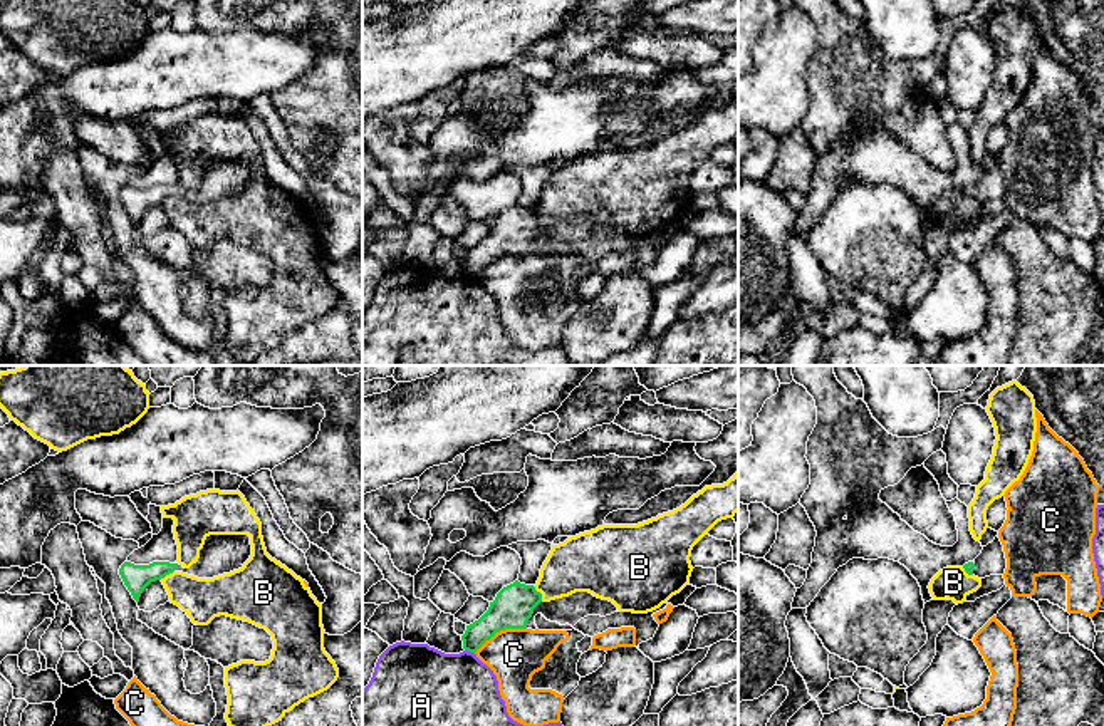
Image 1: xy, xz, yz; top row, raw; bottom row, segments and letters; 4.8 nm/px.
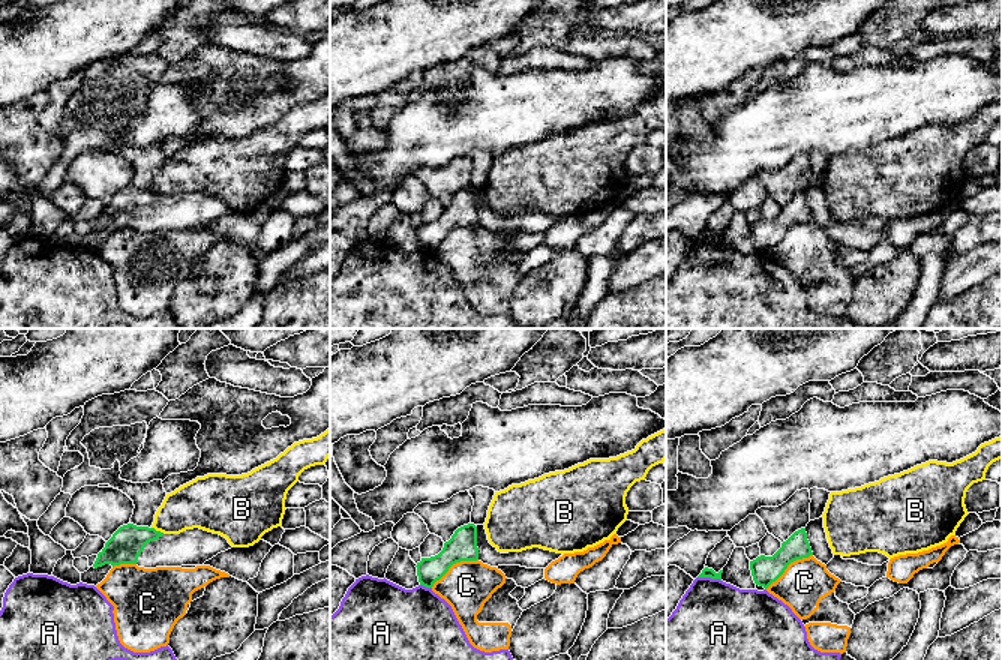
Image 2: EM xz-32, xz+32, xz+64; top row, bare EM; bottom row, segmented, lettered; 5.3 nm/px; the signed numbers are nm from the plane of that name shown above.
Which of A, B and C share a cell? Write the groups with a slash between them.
A / B / C

